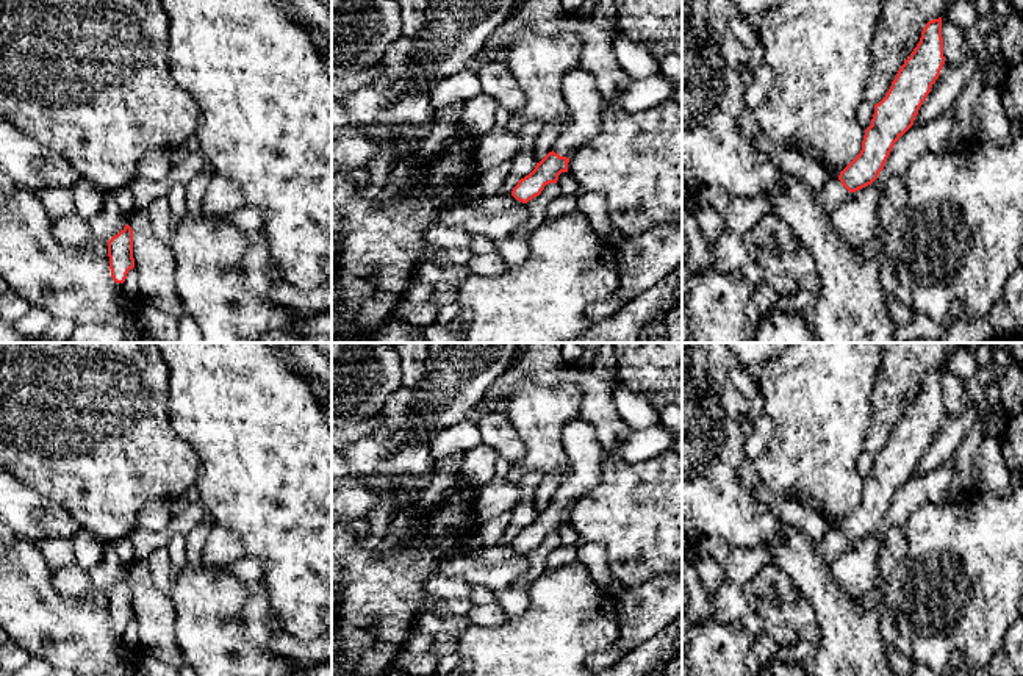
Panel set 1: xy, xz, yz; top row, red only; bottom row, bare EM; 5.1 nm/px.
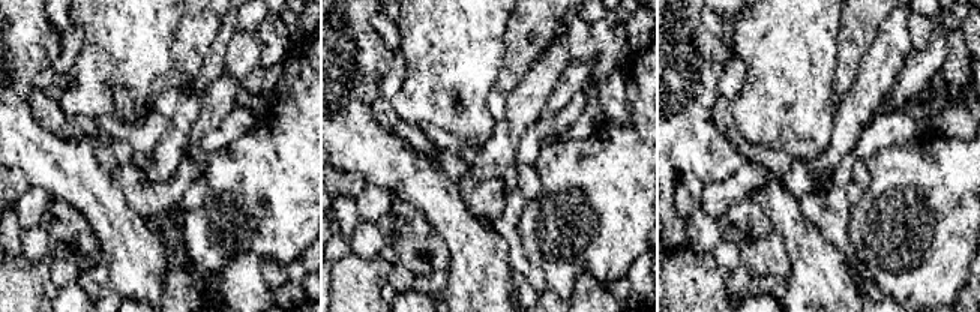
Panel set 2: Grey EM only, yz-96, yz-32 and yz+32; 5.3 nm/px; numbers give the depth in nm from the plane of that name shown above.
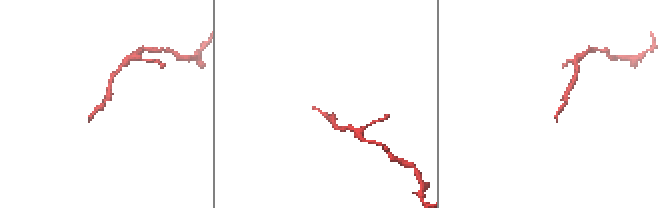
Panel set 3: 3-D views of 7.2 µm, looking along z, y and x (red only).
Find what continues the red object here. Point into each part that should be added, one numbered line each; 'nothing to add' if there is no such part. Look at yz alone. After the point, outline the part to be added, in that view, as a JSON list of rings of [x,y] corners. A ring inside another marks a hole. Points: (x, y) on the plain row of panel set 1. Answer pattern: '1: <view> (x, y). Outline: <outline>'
1: yz (832, 545). Outline: [[[831,527],[829,532],[817,543],[827,563],[840,557],[849,546],[849,541],[842,535],[838,527]]]

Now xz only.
1: xz (584, 453). Outline: [[[582,416],[565,426],[563,446],[569,469],[552,501],[569,509],[574,501],[598,485],[602,474],[604,449],[596,440],[594,429]]]

